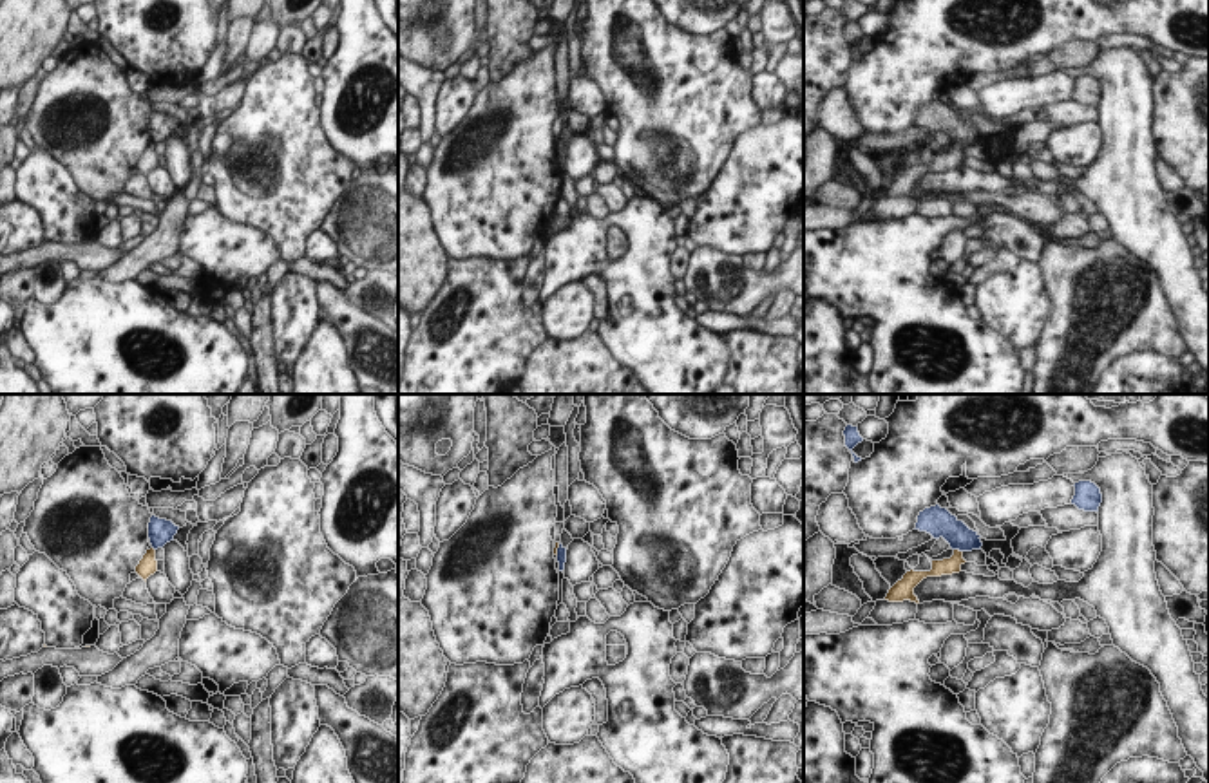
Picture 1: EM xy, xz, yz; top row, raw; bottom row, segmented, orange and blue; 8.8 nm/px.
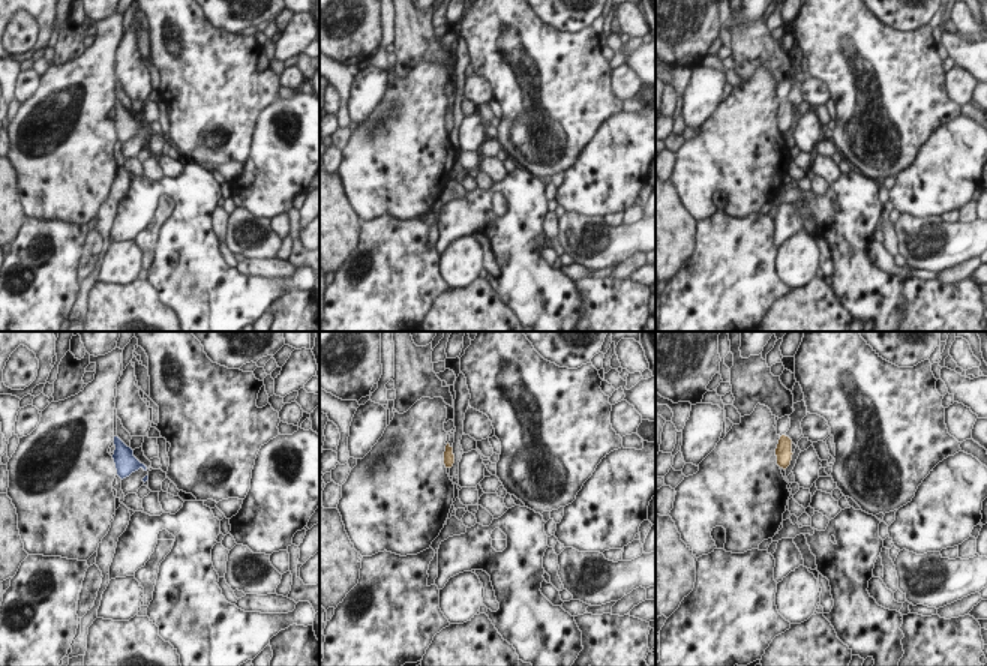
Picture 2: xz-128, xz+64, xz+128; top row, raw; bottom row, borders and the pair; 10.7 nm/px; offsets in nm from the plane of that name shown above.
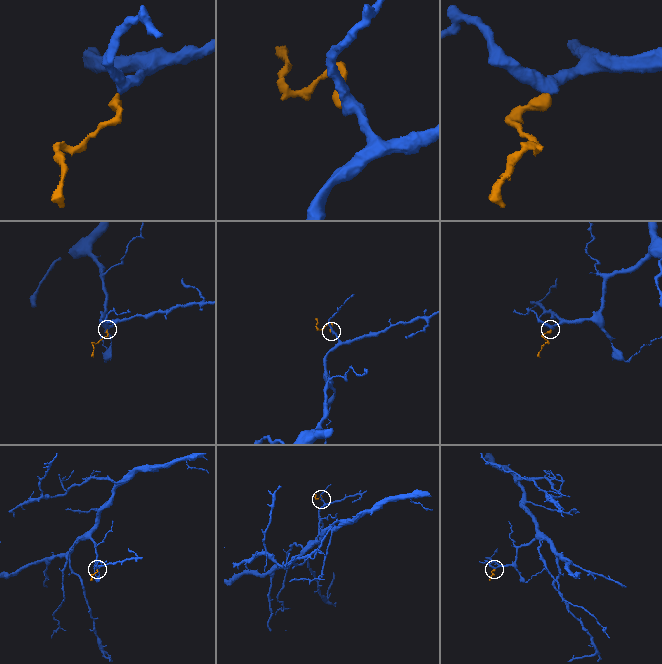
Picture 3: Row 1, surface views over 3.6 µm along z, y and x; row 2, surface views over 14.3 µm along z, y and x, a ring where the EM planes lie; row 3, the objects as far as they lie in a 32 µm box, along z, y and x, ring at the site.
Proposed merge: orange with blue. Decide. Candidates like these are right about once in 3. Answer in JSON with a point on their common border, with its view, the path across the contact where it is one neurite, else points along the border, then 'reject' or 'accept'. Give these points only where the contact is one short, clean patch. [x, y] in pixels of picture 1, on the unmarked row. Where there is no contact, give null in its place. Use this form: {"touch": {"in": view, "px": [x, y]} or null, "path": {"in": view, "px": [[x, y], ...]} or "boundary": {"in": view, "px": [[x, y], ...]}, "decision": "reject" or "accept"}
{"touch": {"in": "yz", "px": [958, 145]}, "boundary": {"in": "yz", "px": [[954, 143], [961, 147]]}, "decision": "reject"}

